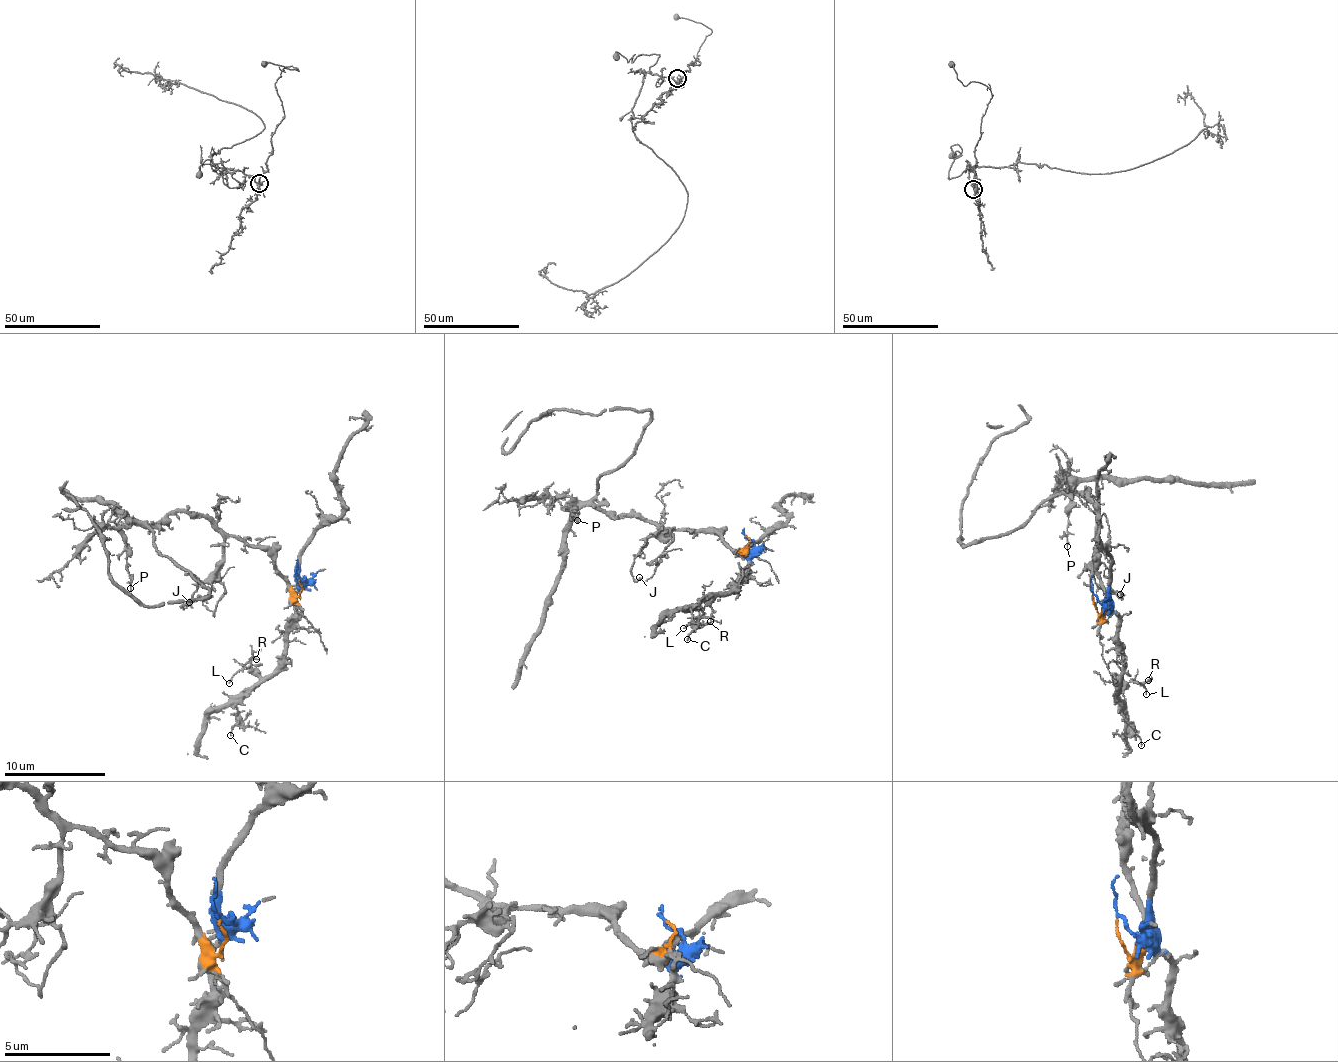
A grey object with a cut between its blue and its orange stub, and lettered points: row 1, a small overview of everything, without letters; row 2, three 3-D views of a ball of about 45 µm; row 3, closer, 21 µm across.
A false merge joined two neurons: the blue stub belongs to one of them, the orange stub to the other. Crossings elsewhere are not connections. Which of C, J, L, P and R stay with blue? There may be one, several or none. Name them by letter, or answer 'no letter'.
C, L, R

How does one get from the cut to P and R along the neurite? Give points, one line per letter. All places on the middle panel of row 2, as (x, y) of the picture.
P: (748, 536), (748, 547), (738, 553), (713, 534), (672, 530), (646, 518), (568, 504), (578, 521)
R: (745, 535), (753, 546), (747, 577), (738, 592), (703, 606), (696, 619), (711, 622)

